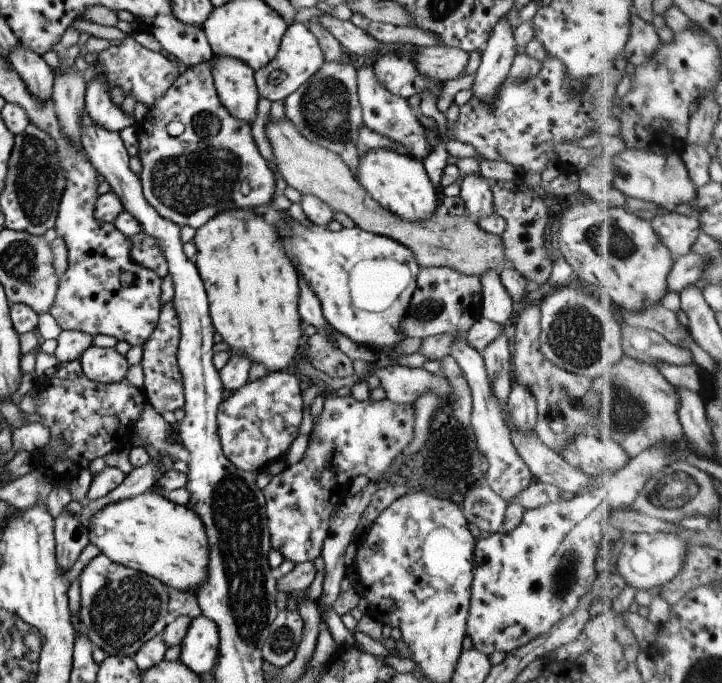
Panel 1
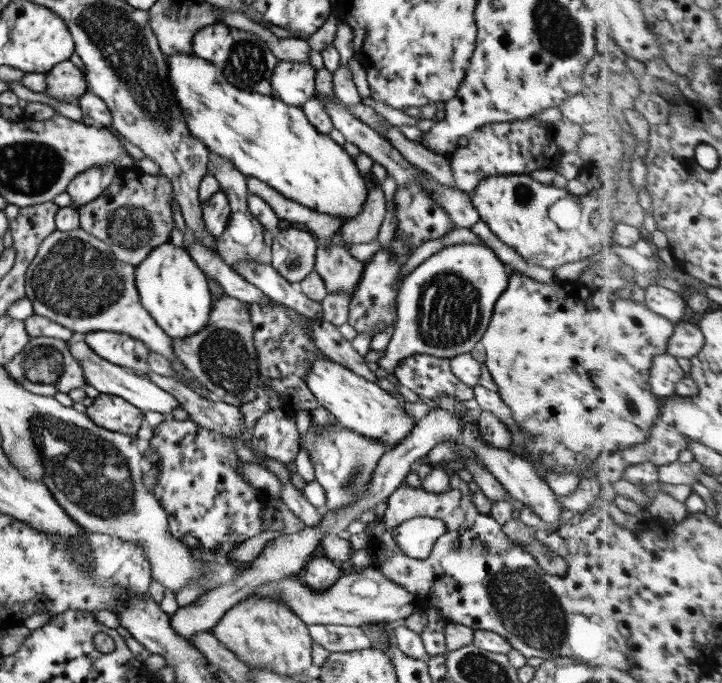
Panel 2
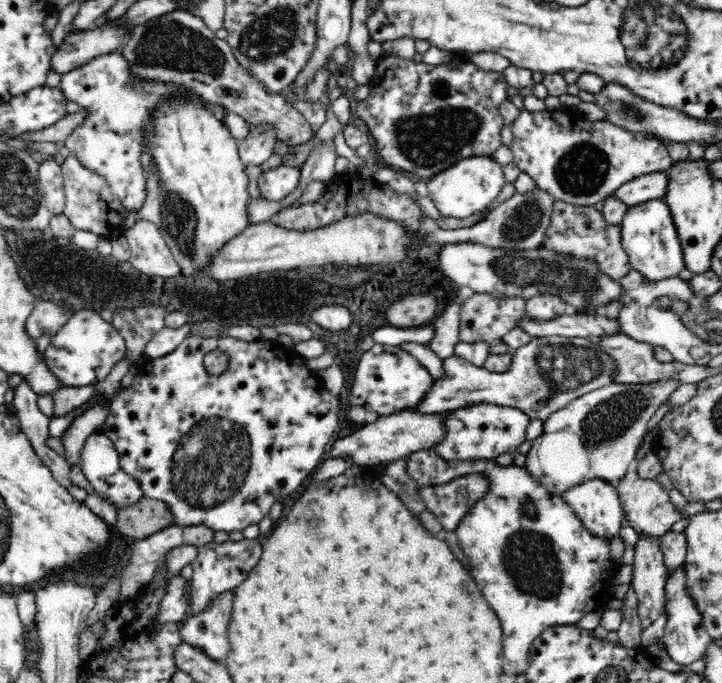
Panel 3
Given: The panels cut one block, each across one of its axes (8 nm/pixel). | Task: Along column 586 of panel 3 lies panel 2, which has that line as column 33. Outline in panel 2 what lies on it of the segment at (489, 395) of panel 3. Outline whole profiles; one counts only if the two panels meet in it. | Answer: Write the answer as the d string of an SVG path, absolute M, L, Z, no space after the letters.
M31 338L20 354L2 366L24 389L42 396L53 397L56 392L69 394L71 390L83 388L87 384L84 371L75 356L72 356L67 341L56 338Z

